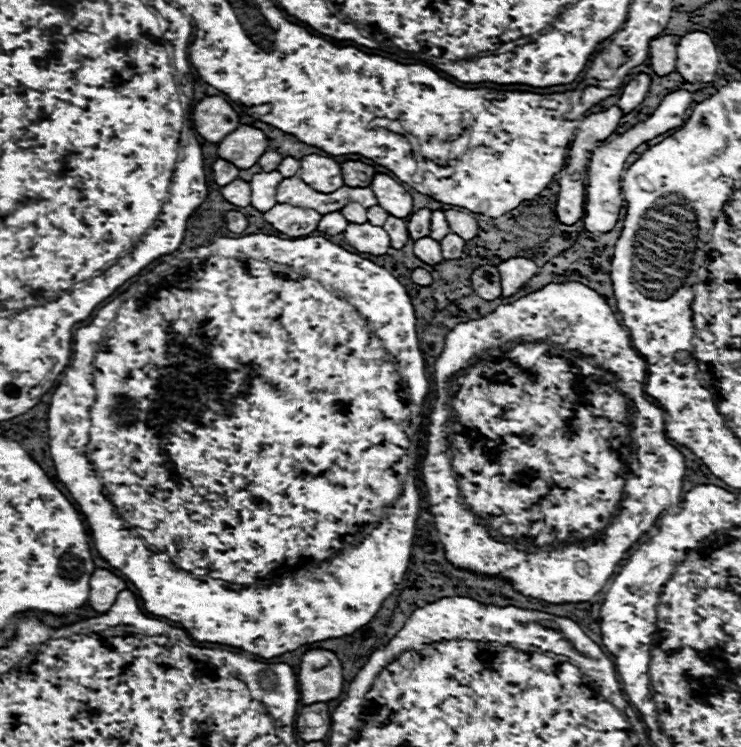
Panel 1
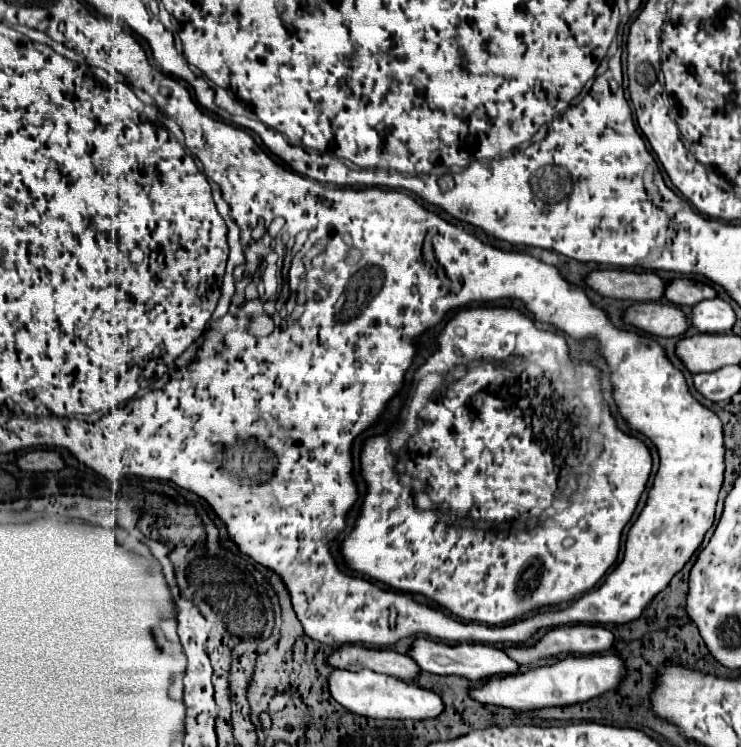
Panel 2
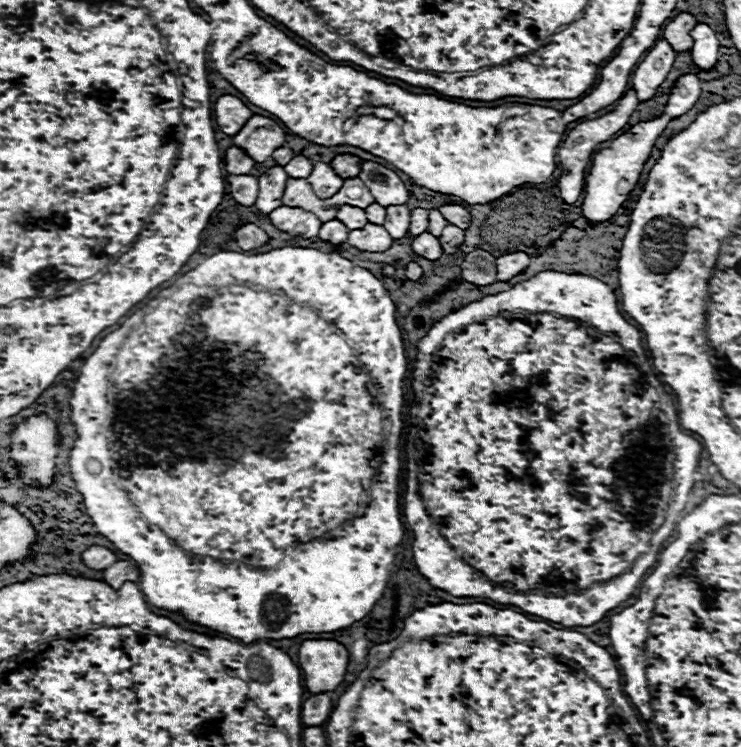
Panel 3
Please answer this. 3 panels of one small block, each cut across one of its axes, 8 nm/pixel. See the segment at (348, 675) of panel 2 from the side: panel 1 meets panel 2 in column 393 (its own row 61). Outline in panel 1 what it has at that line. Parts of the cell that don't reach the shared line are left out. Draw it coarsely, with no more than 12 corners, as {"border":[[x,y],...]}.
{"border":[[706,32],[678,42],[676,72],[712,82],[718,54]]}

